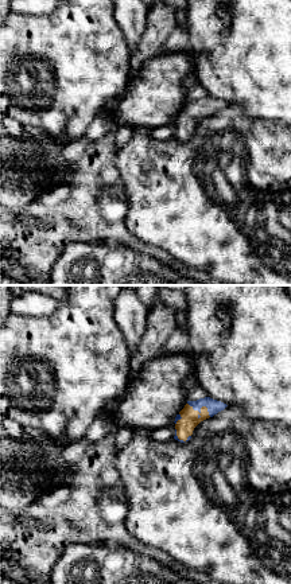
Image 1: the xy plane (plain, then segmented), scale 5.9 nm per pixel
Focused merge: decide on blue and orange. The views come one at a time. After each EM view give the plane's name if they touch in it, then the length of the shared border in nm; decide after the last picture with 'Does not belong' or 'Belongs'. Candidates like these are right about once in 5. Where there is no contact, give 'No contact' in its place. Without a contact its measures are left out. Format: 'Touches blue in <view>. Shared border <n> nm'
Touches blue in xy. Shared border 170 nm

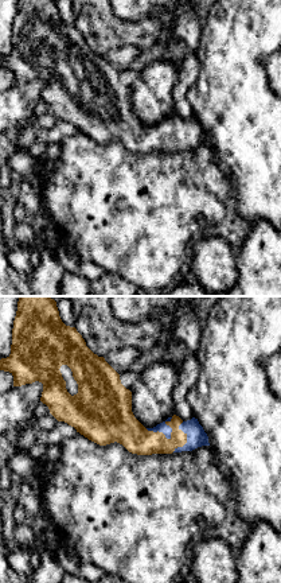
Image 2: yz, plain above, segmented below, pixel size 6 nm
Touches blue in yz. Shared border 180 nm

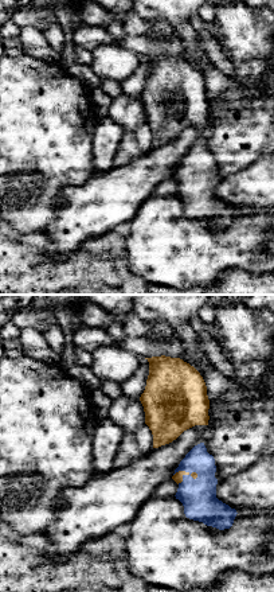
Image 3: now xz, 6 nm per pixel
Touches blue in xz. Shared border 150 nm

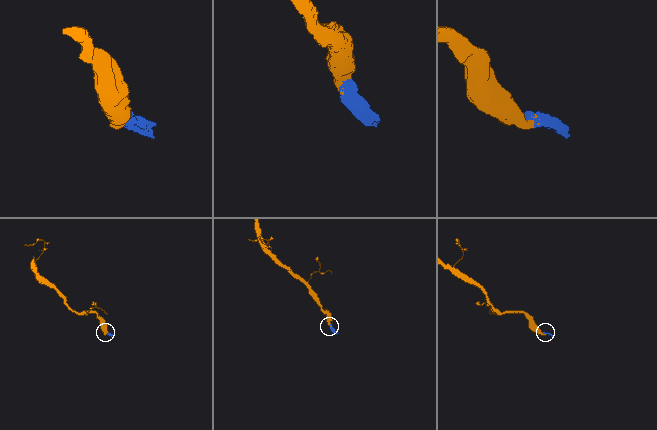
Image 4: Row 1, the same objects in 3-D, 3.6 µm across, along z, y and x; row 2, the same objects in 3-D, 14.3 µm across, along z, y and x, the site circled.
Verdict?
Belongs

